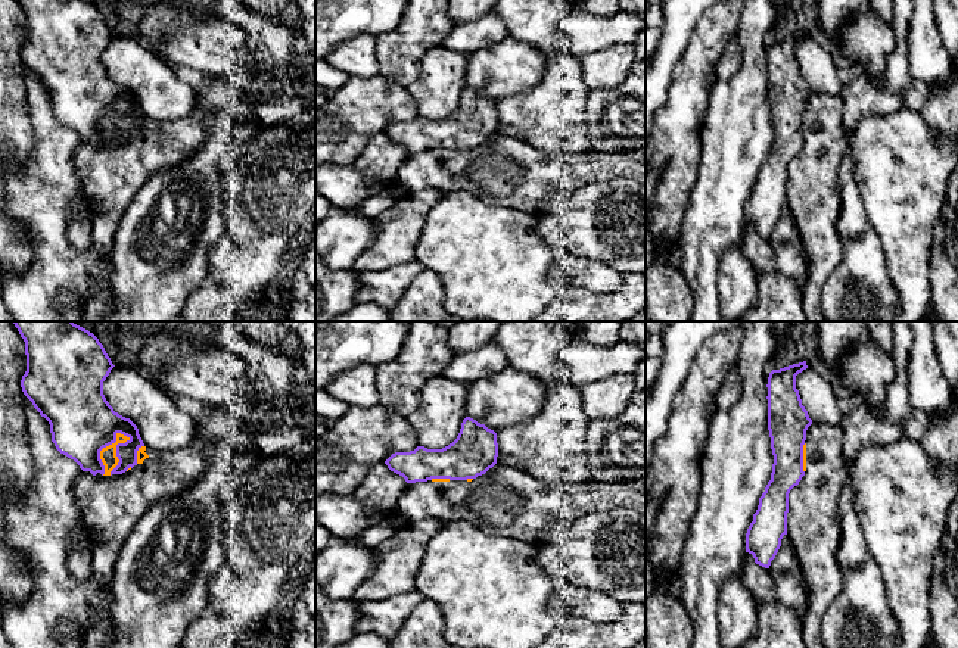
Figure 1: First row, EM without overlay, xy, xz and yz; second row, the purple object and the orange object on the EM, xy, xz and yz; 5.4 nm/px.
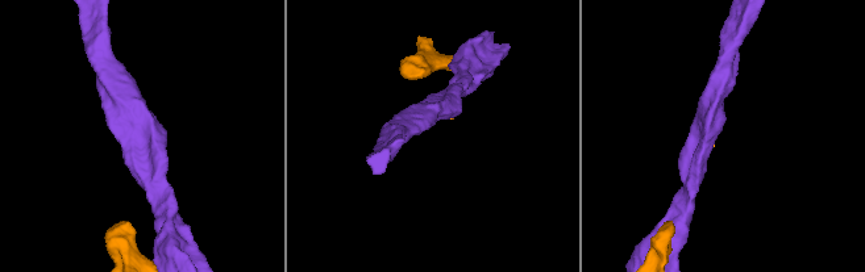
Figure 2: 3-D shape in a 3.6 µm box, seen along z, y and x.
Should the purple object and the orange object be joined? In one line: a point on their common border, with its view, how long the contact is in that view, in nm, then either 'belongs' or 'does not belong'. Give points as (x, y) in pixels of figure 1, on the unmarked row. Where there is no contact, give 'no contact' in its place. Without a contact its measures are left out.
contact xy (103, 117); length 260 nm; does not belong

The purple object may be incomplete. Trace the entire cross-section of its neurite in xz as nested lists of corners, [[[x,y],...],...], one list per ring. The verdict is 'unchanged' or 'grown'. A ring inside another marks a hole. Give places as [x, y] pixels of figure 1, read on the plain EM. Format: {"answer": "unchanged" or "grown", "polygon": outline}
{"answer": "unchanged", "polygon": [[[466,87],[457,109],[442,119],[417,116],[410,122],[395,122],[385,134],[407,153],[432,149],[467,150],[485,144],[497,134],[497,103]]]}

